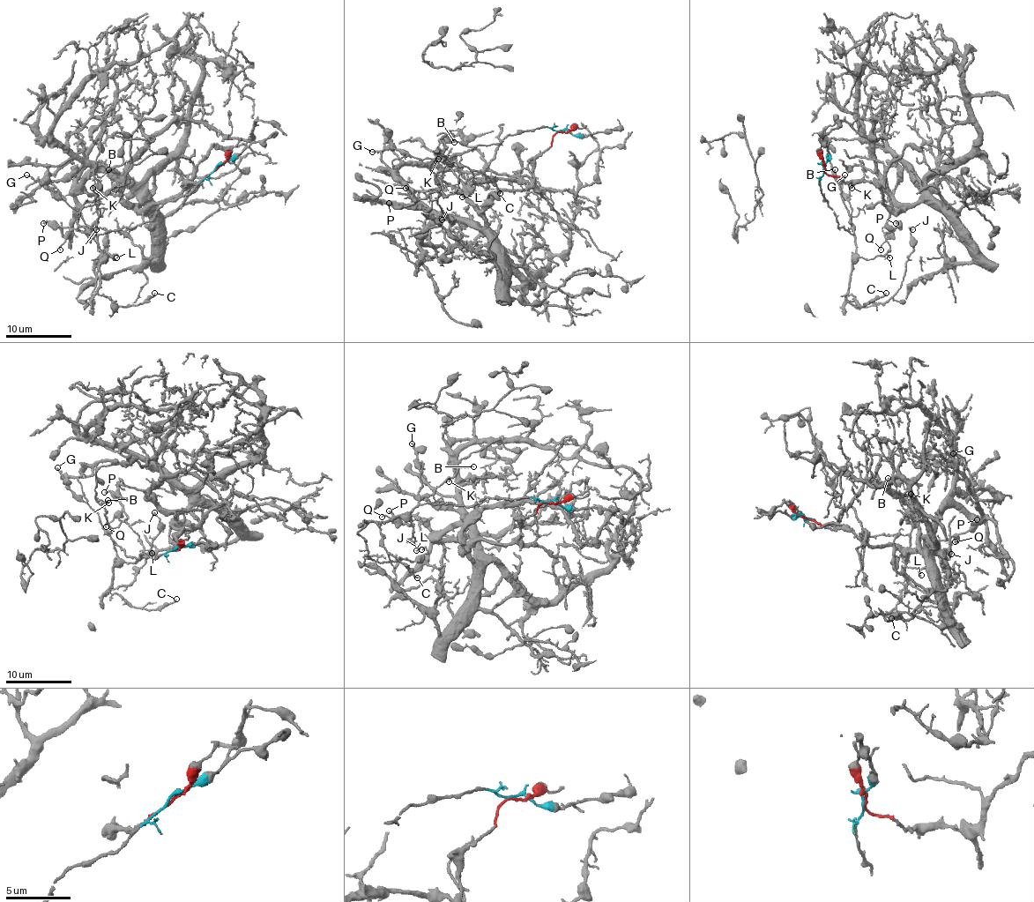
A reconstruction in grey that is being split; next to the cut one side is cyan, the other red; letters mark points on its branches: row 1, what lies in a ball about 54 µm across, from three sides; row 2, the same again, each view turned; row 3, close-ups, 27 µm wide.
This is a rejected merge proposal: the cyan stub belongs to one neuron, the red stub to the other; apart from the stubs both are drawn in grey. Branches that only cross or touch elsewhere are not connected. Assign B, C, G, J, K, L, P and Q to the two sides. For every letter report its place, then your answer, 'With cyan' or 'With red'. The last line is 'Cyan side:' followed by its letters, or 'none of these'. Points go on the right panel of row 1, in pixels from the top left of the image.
B: Place: (835, 169). With cyan
C: Place: (886, 293). With cyan
G: Place: (844, 175). With cyan
J: Place: (912, 229). With cyan
K: Place: (851, 188). With cyan
L: Place: (889, 257). With cyan
P: Place: (896, 223). With cyan
Q: Place: (881, 249). With cyan
Cyan side: B, C, G, J, K, L, P, Q

